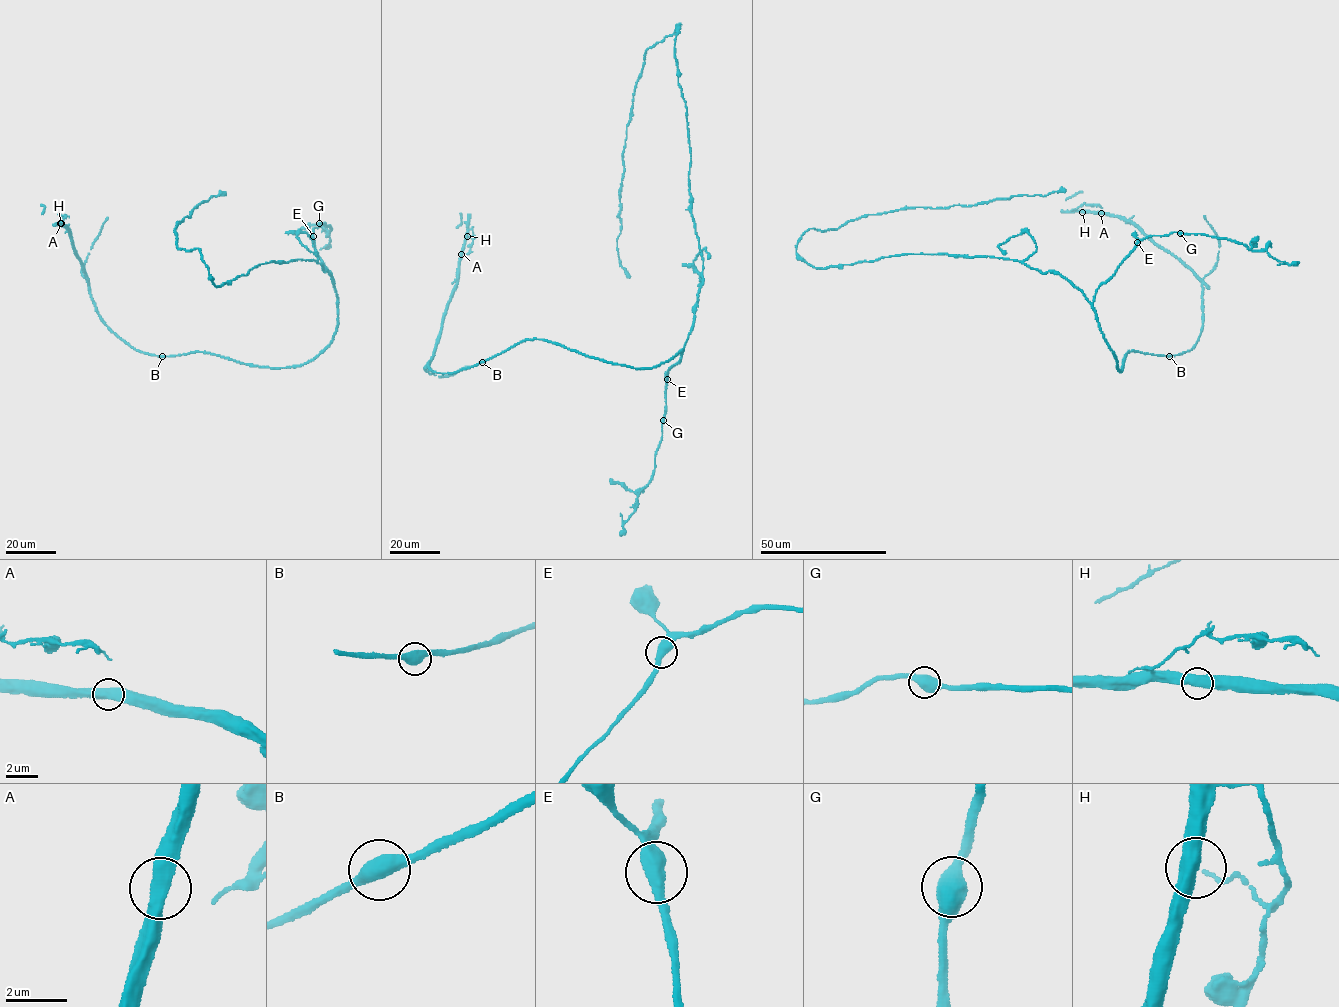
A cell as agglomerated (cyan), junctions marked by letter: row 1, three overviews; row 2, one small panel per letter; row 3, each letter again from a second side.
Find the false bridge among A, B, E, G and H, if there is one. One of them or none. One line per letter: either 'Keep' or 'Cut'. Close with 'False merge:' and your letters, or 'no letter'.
A: Keep
B: Keep
E: Keep
G: Keep
H: Keep
False merge: no letter

